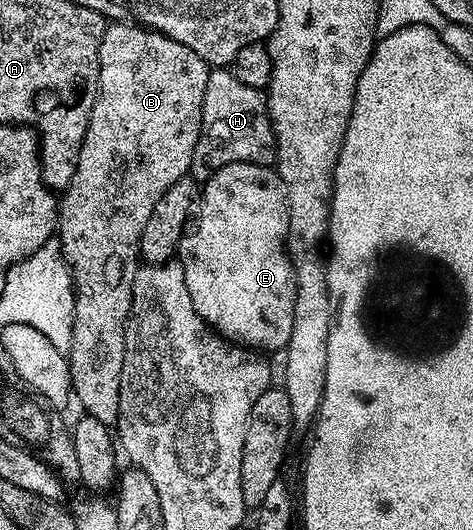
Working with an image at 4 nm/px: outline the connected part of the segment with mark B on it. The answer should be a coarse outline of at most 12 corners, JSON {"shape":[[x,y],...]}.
{"shape":[[108,23],[57,239],[71,391],[119,419],[139,239],[191,171],[211,68]]}

